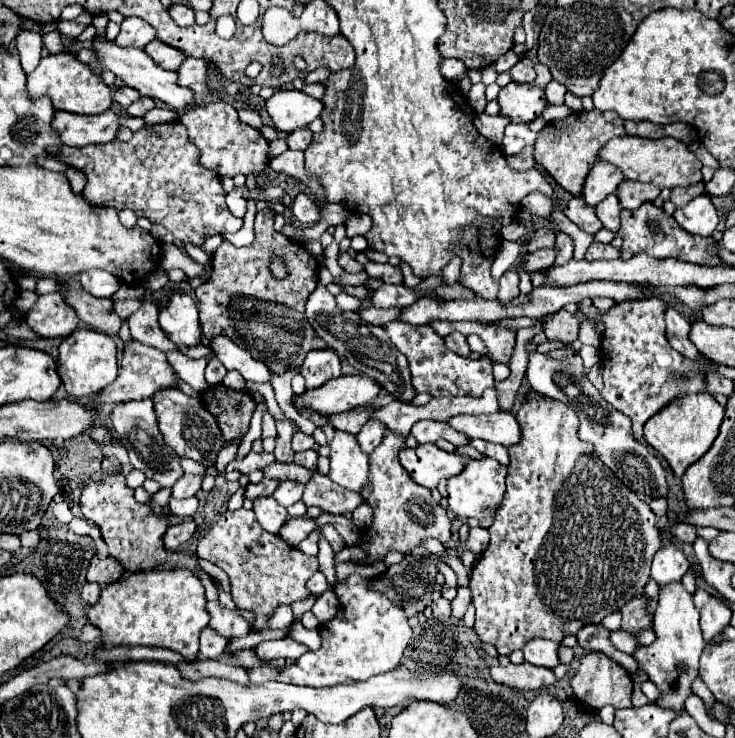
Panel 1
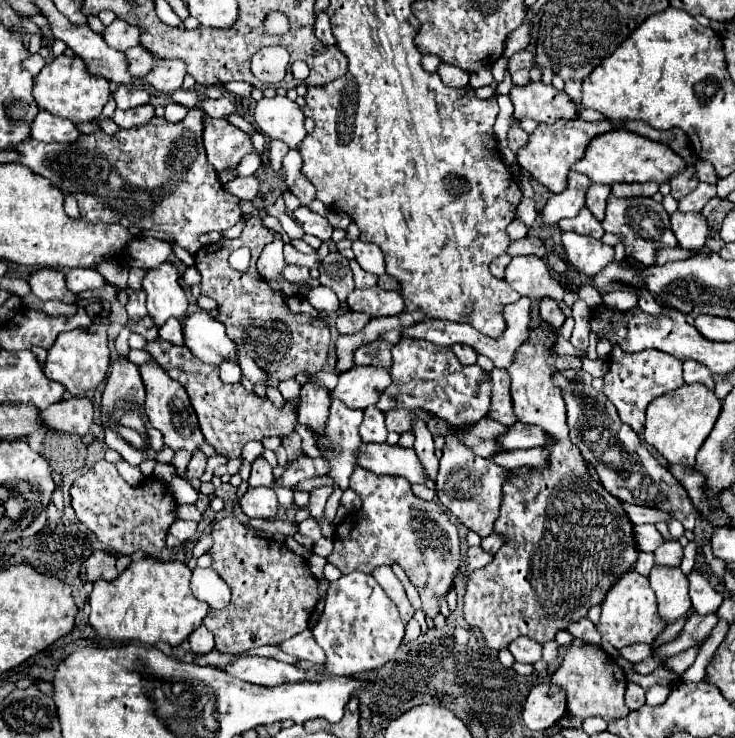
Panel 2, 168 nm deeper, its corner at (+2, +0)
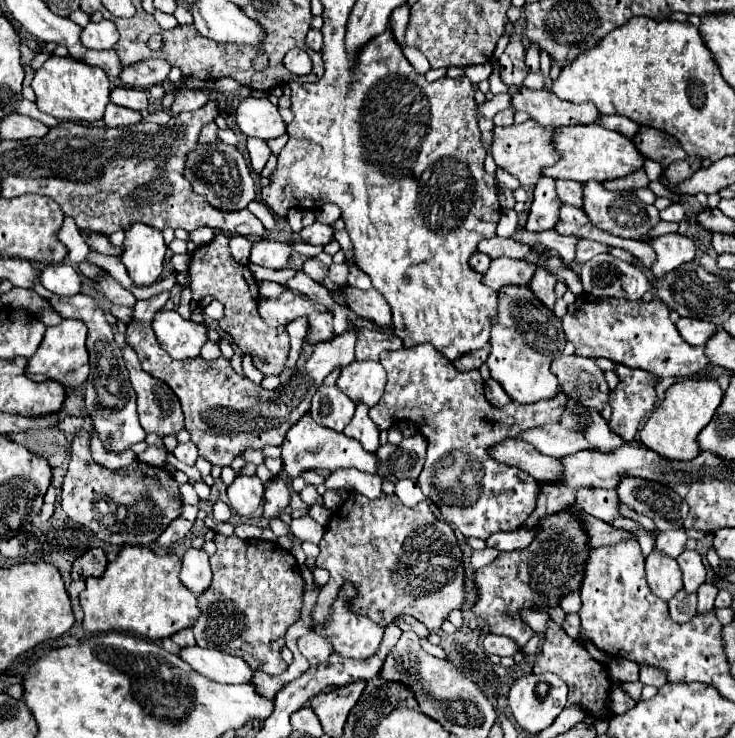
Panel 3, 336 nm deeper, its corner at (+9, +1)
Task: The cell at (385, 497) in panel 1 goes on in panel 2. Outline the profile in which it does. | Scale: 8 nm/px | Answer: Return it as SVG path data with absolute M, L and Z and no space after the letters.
M356 467L350 477L350 487L362 499L362 507L358 513L347 515L338 525L336 539L340 539L342 549L334 549L328 563L336 565L342 573L372 573L378 565L398 563L418 589L422 603L438 609L436 597L448 593L460 563L458 529L450 523L448 513L434 501L416 497L410 481L404 477L376 475L368 469Z

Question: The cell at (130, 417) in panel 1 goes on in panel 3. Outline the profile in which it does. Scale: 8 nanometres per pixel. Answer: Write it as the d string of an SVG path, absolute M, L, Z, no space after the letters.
M75 294L71 298L61 298L61 296L51 296L47 298L51 308L61 316L61 318L77 318L87 326L87 352L89 352L89 380L85 386L85 406L87 412L93 420L95 430L99 432L99 438L105 448L113 452L123 452L129 450L133 444L145 440L145 430L139 426L137 410L135 410L135 392L131 388L127 368L123 366L123 356L121 348L113 340L113 328L109 326L103 310L95 304L95 300L89 294Z

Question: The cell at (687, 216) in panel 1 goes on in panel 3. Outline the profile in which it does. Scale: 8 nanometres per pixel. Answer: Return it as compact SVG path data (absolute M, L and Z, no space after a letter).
M681 234L659 236L659 238L655 238L651 242L651 246L653 246L655 254L657 254L657 260L649 268L649 274L653 278L661 278L667 272L675 270L677 266L681 266L681 264L695 258L693 240L689 240L687 236L681 236Z

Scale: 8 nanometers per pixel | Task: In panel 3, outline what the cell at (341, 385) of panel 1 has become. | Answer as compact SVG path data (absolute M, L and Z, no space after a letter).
M351 362L341 370L341 376L337 380L339 390L343 390L355 404L363 402L367 406L375 406L385 388L385 370L379 362Z

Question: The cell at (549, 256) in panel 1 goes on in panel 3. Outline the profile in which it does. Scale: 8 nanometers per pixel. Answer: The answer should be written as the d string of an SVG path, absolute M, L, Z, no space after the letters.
M497 258L491 260L489 264L489 272L483 274L483 284L499 290L507 284L529 284L531 276L535 274L537 266L529 264L525 260L513 260L513 258Z

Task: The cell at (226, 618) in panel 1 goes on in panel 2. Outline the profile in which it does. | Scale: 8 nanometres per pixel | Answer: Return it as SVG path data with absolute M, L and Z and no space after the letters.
M196 567L192 571L192 593L210 605L210 609L224 609L230 601L230 587L212 571Z

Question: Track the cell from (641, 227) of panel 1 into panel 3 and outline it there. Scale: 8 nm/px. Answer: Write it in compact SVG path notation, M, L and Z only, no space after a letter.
M587 182L583 186L583 192L585 192L583 212L589 218L589 222L597 226L599 230L609 232L613 236L645 240L647 232L659 222L659 210L653 204L641 202L635 196L635 192L609 192L603 188L601 182Z

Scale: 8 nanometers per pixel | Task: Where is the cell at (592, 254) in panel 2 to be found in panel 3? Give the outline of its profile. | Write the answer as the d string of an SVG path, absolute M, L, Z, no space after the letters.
M581 238L579 244L577 244L577 262L583 264L583 262L591 260L593 256L597 256L597 254L601 254L601 252L607 252L607 250L609 250L609 248L607 248L605 244L601 244L601 242Z

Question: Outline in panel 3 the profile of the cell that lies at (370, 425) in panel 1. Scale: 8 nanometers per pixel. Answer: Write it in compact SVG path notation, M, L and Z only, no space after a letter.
M357 404L355 416L351 418L349 426L345 426L343 434L361 442L361 446L367 452L375 452L379 448L379 428L373 424L373 420L367 416L367 412L369 412L369 406Z

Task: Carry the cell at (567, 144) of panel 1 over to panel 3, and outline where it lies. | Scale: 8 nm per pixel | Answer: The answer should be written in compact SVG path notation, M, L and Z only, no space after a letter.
M527 120L523 124L511 124L509 128L493 128L493 144L489 154L493 156L497 168L513 174L521 186L535 186L537 180L541 178L543 168L553 166L559 158L559 154L555 152L553 144L551 144L551 136L553 136L553 128L541 128L537 122Z

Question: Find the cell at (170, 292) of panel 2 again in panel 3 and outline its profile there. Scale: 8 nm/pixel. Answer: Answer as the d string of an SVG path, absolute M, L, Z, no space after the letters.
M131 224L125 230L121 262L137 286L151 286L161 278L167 246L163 234L147 224Z

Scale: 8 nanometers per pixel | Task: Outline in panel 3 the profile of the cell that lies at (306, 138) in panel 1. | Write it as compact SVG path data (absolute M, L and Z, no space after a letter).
M247 138L247 152L249 152L249 158L251 158L251 168L259 174L265 168L267 158L271 154L267 142L257 140L257 138Z

